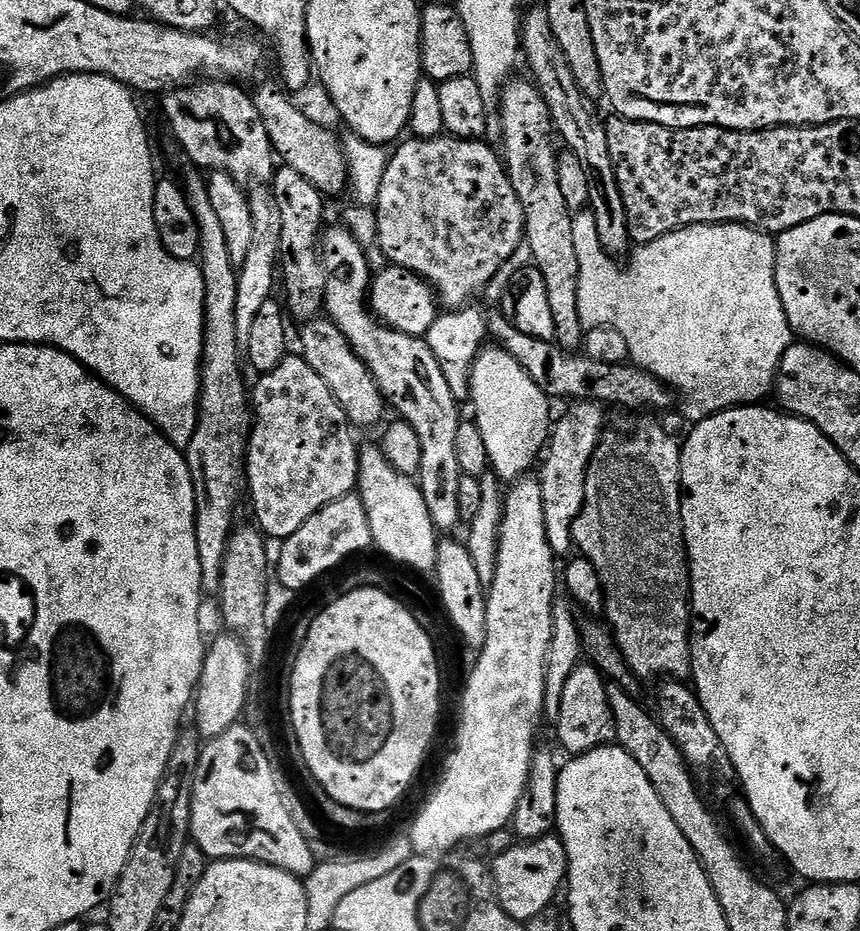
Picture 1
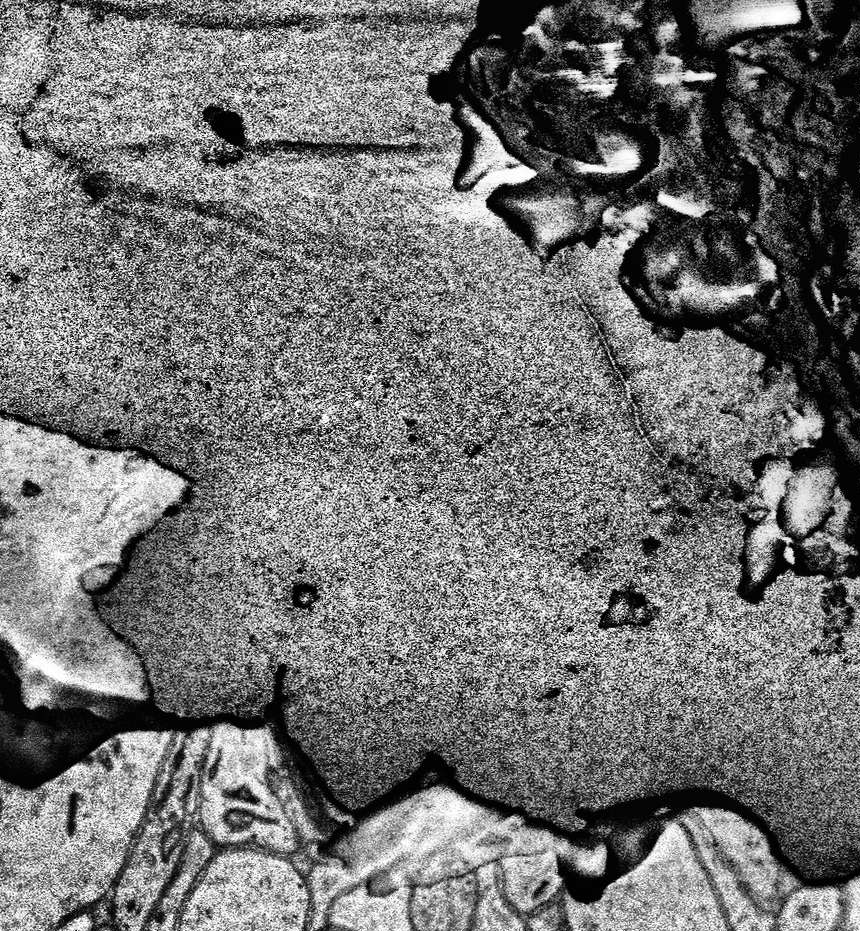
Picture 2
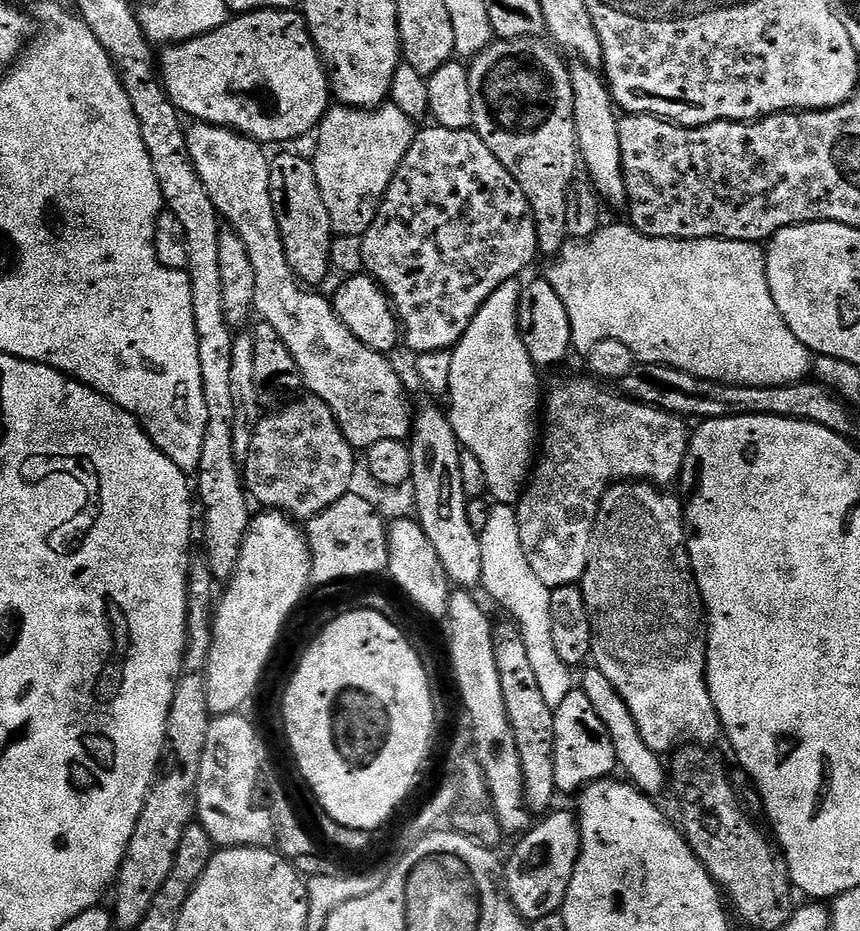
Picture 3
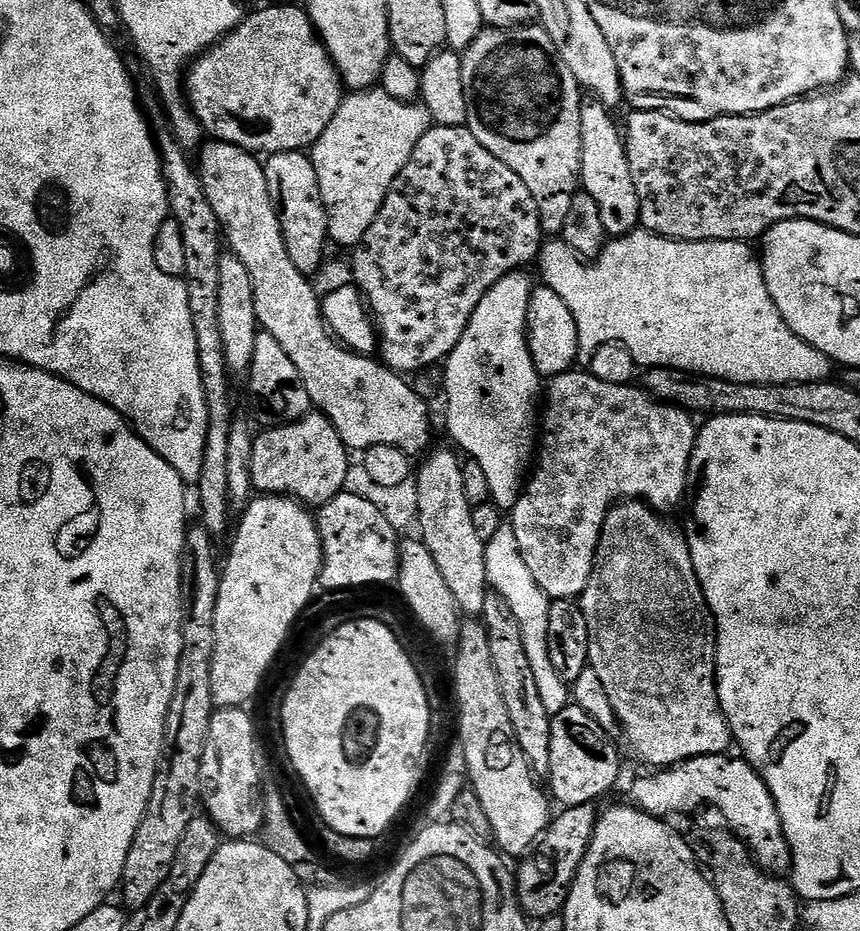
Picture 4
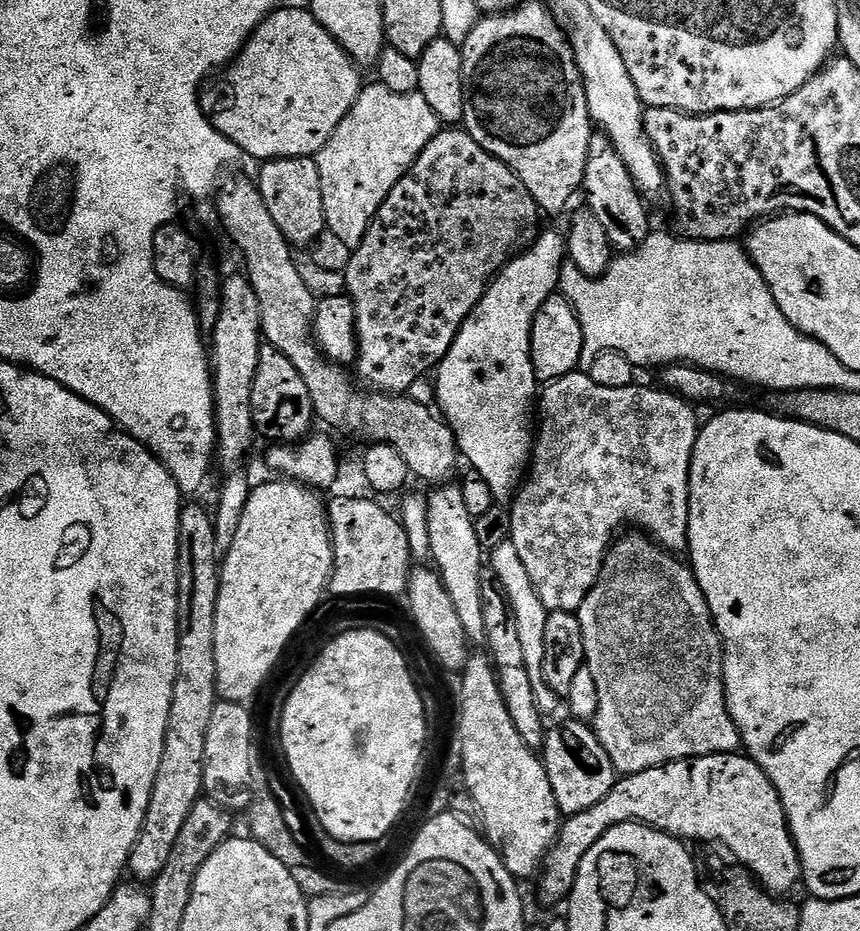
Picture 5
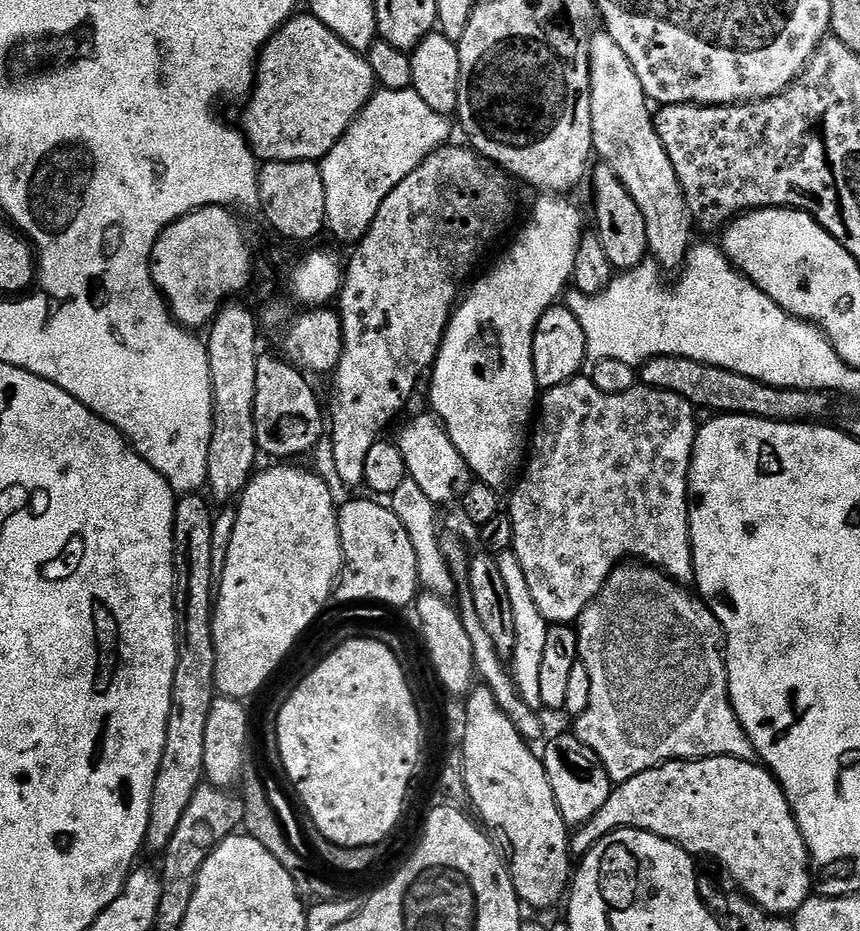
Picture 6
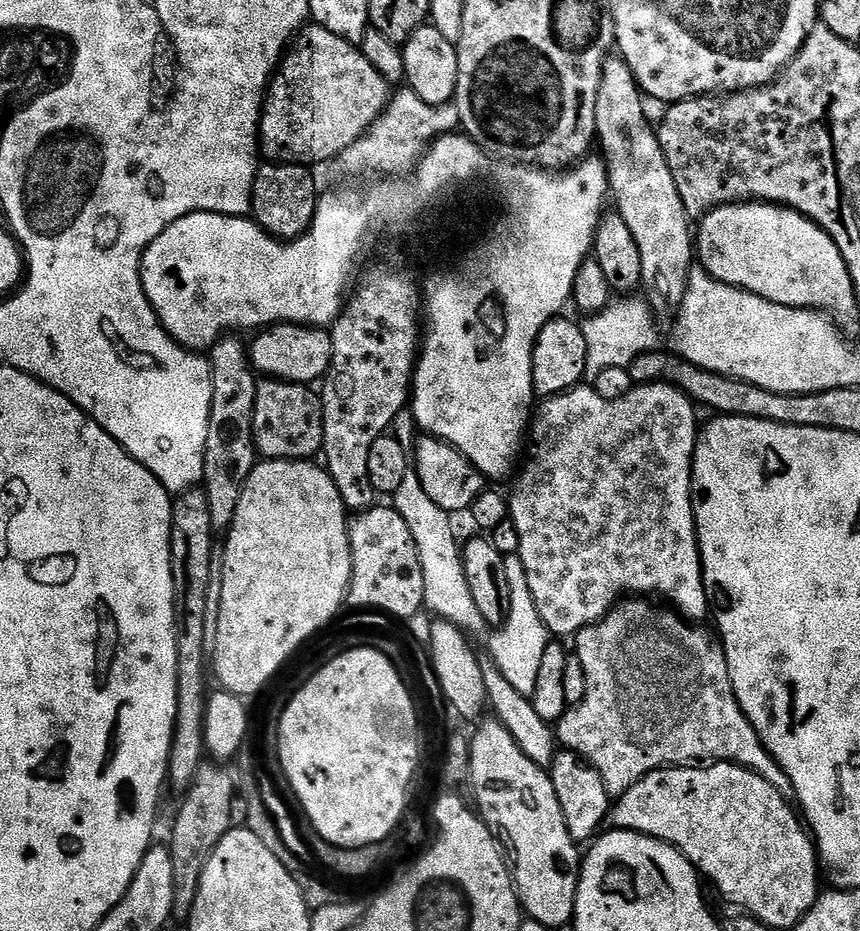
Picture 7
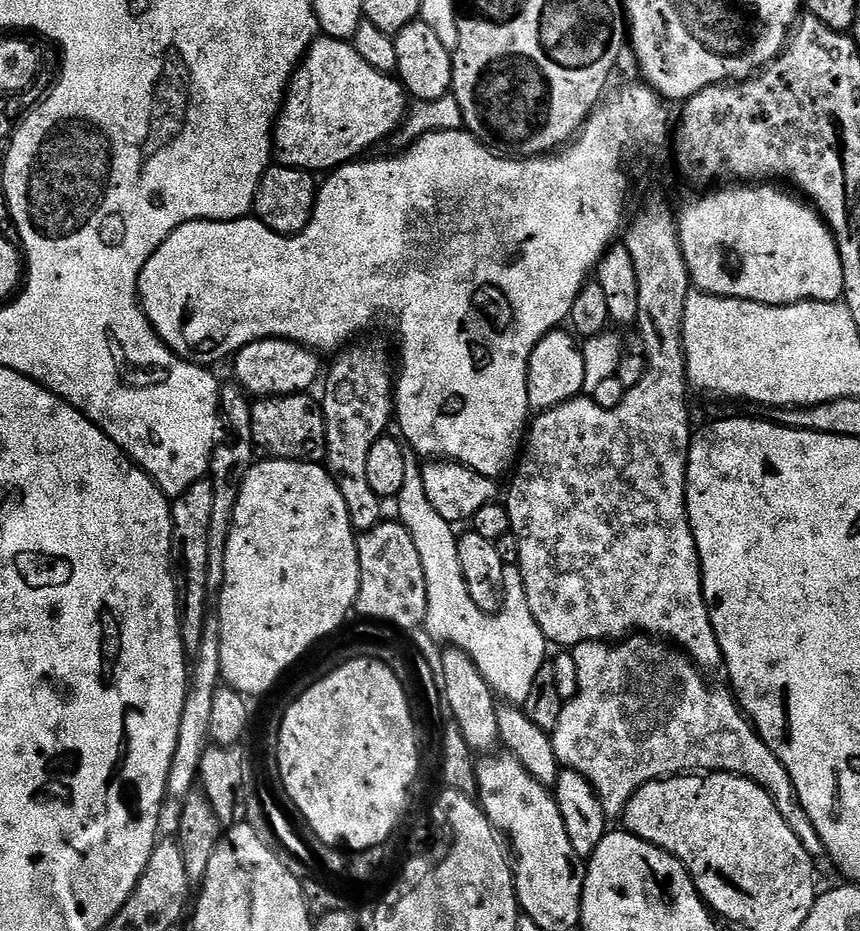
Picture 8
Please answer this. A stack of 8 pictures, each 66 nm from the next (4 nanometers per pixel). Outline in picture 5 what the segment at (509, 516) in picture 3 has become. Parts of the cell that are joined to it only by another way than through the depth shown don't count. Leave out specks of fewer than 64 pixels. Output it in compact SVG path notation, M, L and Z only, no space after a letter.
M511 542L504 543L489 553L488 564L494 571L495 579L501 583L505 596L511 602L512 611L515 612L515 621L518 627L518 638L521 639L522 654L526 659L530 682L536 705L540 714L546 718L550 718L560 704L559 699L555 697L546 686L546 682L542 678L542 659L546 654L546 622L548 621L548 611L542 606L541 599L538 598L537 592L530 582L529 575L526 574L526 568L522 564L522 560L518 557L518 550L515 549Z

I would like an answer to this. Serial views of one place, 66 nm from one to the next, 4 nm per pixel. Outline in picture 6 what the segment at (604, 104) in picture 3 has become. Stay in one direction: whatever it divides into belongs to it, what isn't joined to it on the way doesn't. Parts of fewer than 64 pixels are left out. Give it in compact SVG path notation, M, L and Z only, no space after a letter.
M603 162L597 165L597 168L595 165L590 172L592 200L596 203L594 231L596 237L602 242L602 250L606 250L606 258L610 258L613 269L621 273L631 272L632 269L641 267L649 255L646 222L642 219L642 212L638 210L638 202L630 198L630 190L622 186L614 170L610 170L610 166Z

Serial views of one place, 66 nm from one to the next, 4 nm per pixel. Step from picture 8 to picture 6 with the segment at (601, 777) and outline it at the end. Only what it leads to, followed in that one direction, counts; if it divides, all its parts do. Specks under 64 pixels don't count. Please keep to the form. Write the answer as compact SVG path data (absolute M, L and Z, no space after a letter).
M613 572L611 578L604 583L604 588L595 599L588 604L586 610L580 615L576 637L578 638L578 650L580 651L579 663L586 666L590 673L590 698L588 704L579 713L576 720L574 734L602 762L606 774L612 780L613 785L625 784L634 774L642 774L646 770L658 767L659 764L667 764L670 760L705 760L711 756L729 756L739 760L757 759L754 746L742 730L738 722L736 712L732 708L732 699L728 693L728 665L724 658L724 631L718 622L716 615L708 609L703 599L691 596L683 583L670 579L664 572L656 576L620 576Z

